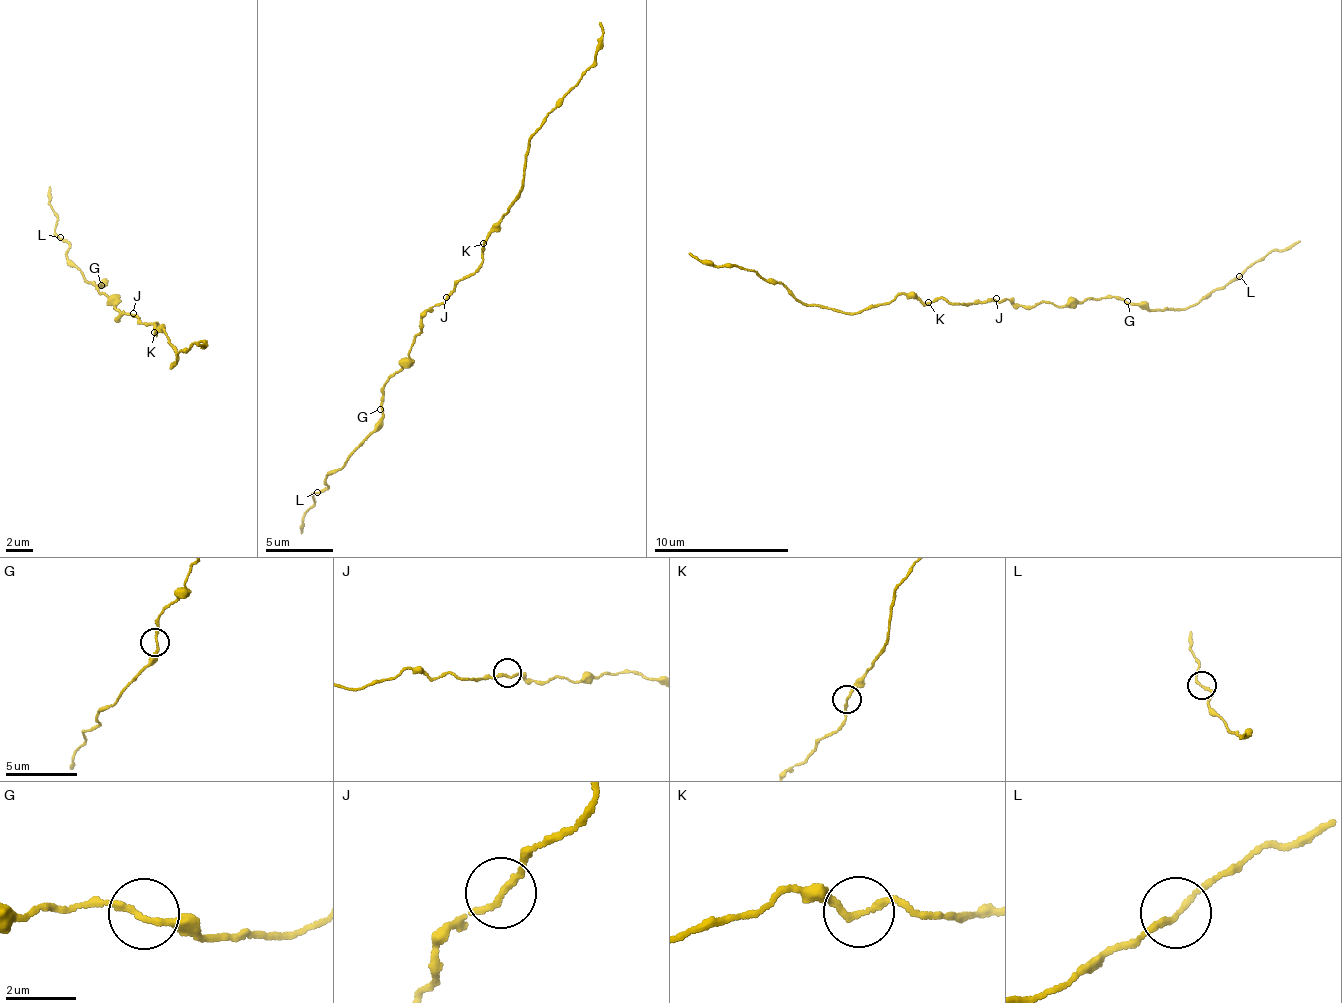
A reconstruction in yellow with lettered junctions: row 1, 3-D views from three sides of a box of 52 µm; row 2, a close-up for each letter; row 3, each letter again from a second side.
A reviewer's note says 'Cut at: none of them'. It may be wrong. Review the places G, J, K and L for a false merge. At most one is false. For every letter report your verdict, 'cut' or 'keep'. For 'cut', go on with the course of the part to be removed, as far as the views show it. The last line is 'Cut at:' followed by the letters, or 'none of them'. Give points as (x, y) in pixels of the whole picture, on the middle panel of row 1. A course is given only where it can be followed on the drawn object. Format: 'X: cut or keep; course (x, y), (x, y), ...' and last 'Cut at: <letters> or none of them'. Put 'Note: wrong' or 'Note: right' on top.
Note: wrong
G: keep
J: keep
K: cut; course (483, 242), (521, 188), (530, 138), (595, 59), (598, 21)
L: keep
Cut at: K

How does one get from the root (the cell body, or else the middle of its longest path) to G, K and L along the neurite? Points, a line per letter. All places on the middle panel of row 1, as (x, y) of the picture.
G: (445, 299), (423, 316), (423, 329), (414, 337), (410, 360), (384, 383), (384, 402), (380, 409)
K: (445, 299), (484, 260), (483, 242)
L: (445, 299), (423, 316), (410, 360), (384, 383), (383, 422), (328, 476), (318, 493)

